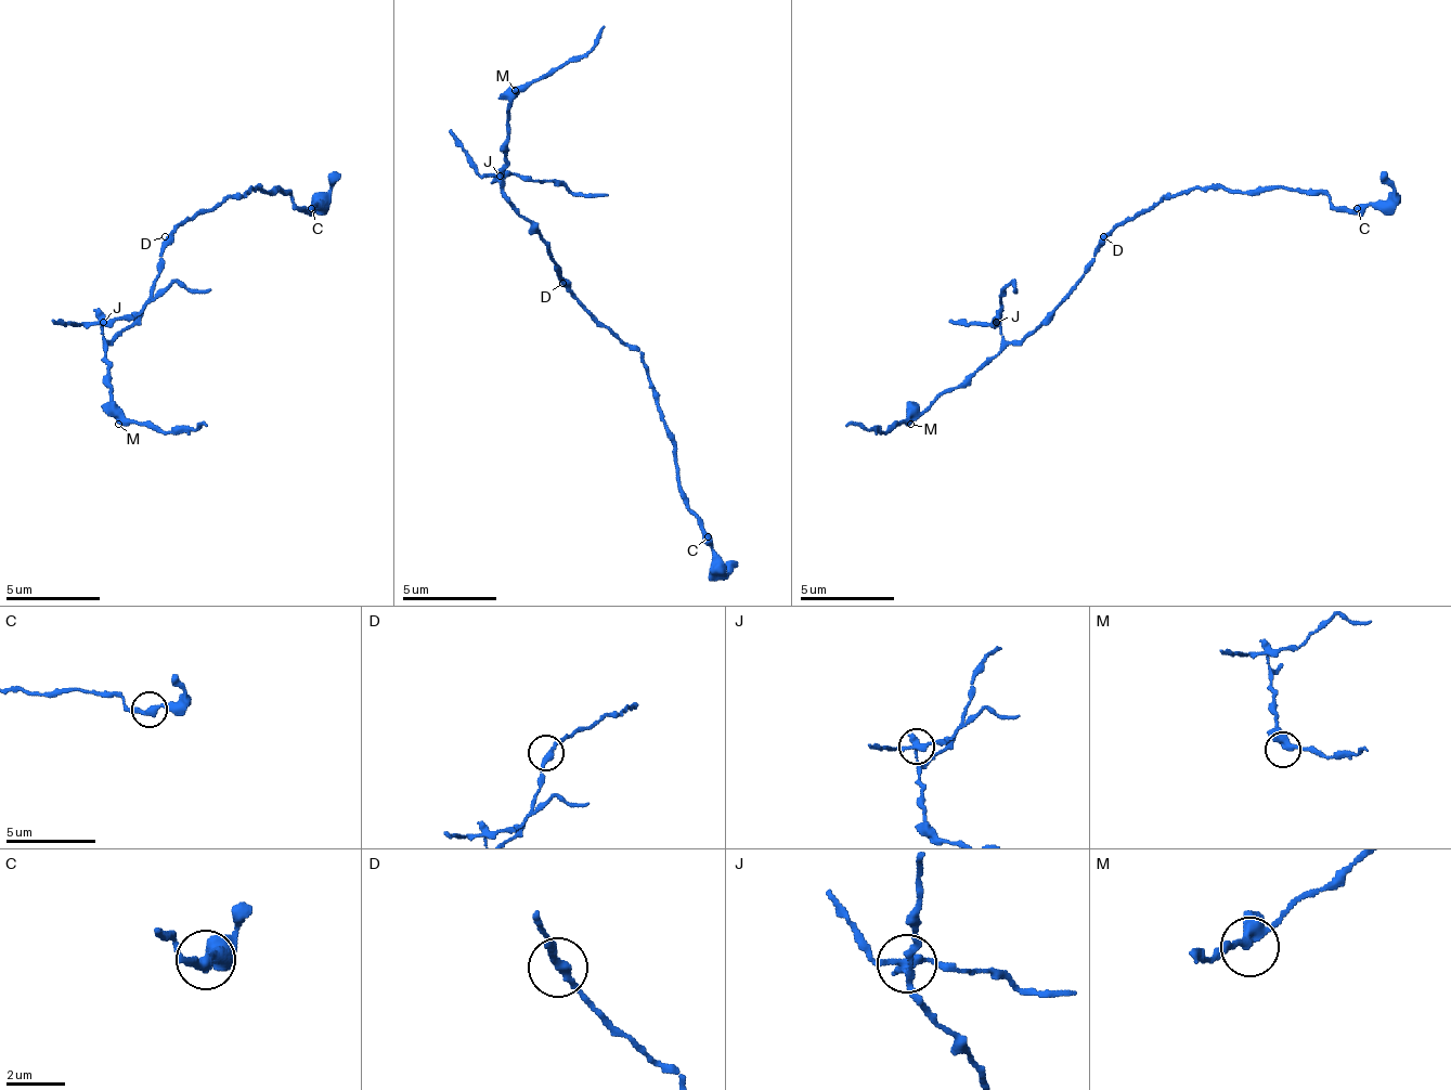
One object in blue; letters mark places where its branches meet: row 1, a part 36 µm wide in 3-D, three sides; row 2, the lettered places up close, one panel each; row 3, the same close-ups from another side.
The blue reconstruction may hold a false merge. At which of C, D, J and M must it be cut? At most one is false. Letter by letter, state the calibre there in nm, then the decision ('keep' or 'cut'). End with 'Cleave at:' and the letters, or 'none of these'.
C: 320 nm | keep
D: 260 nm | keep
J: 260 nm | cut
M: 320 nm | keep
Cleave at: J

